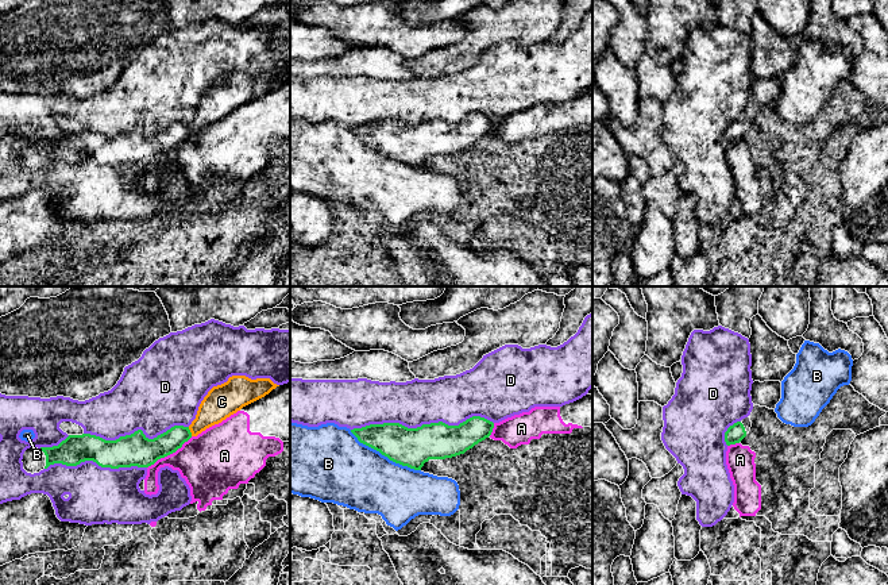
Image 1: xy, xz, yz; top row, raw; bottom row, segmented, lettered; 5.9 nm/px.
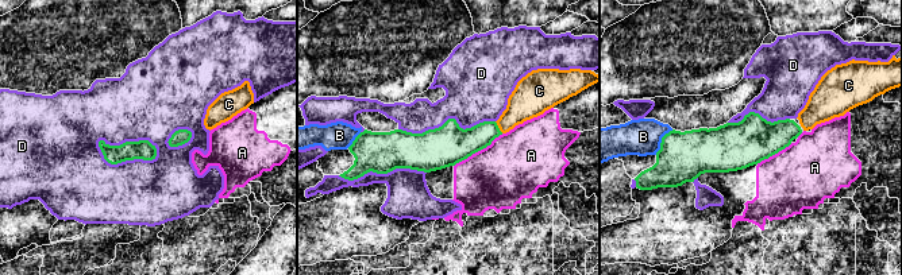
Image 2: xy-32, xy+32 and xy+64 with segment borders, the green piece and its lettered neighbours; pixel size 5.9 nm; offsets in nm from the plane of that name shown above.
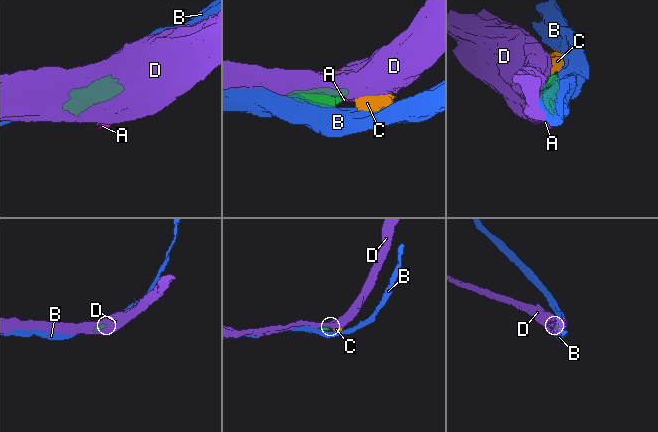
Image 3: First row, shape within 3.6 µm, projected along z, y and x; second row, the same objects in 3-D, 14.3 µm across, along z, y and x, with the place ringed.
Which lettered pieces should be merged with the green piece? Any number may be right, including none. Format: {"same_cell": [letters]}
{"same_cell": ["C"]}

